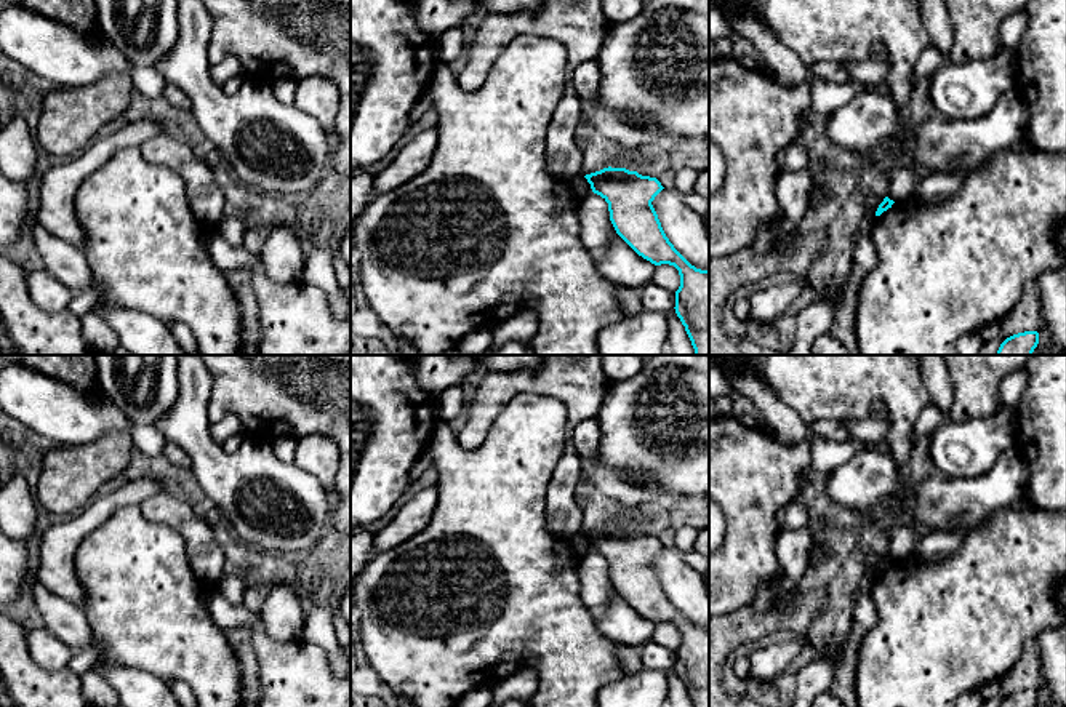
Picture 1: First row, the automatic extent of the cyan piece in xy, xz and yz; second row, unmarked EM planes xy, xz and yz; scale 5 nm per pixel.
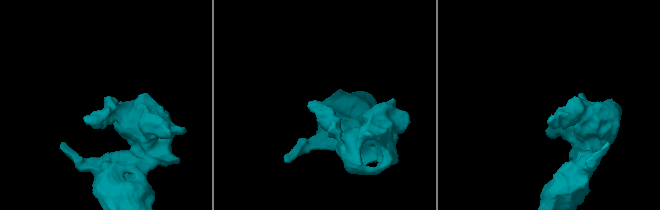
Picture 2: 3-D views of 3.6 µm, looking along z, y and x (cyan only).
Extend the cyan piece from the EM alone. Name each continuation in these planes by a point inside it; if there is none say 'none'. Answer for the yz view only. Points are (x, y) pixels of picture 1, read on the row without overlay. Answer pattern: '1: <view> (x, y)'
none

